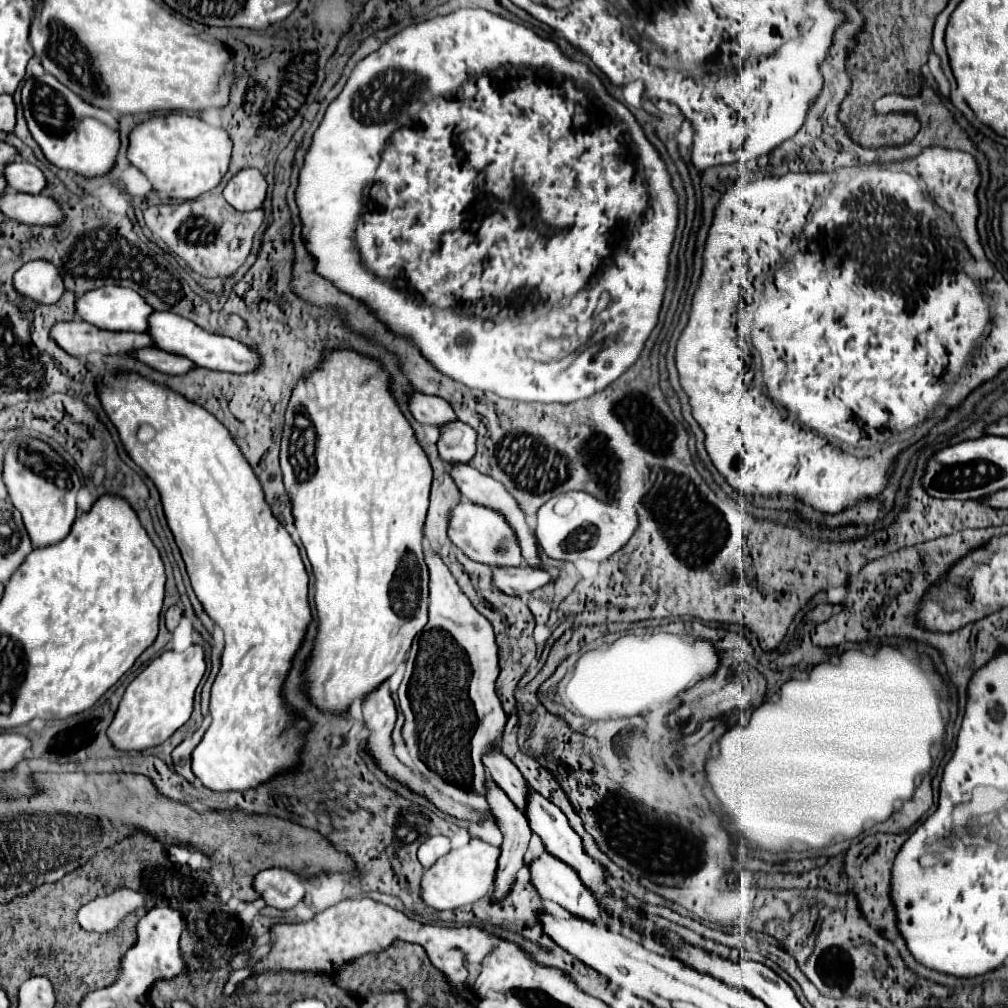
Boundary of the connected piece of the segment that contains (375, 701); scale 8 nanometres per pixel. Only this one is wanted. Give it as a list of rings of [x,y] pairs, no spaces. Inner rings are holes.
[[[385,683],[385,685],[381,685],[381,689],[377,689],[377,693],[369,695],[369,697],[363,701],[363,721],[365,721],[365,729],[369,731],[367,745],[365,745],[365,753],[367,753],[369,757],[373,757],[373,759],[375,759],[377,767],[379,767],[379,769],[389,777],[389,779],[393,779],[395,783],[399,783],[399,785],[407,787],[409,791],[413,791],[413,793],[421,795],[423,799],[427,799],[433,807],[437,807],[437,809],[439,809],[441,813],[445,813],[445,815],[451,815],[451,817],[461,819],[461,821],[467,821],[467,823],[473,823],[473,821],[479,821],[479,823],[481,823],[481,821],[493,819],[489,811],[471,809],[469,805],[459,803],[459,801],[455,801],[455,799],[451,799],[451,797],[443,795],[443,793],[441,793],[437,787],[433,787],[427,779],[423,779],[421,775],[417,775],[413,769],[409,769],[407,765],[403,765],[403,763],[395,757],[395,753],[393,753],[393,741],[391,741],[391,731],[393,731],[393,727],[395,727],[395,719],[397,719],[395,703],[393,703],[393,699],[391,699],[389,685]]]

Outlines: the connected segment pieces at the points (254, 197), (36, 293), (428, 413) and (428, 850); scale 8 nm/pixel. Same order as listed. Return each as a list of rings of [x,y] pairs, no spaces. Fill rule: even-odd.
[[[241,169],[231,177],[231,181],[223,189],[223,197],[229,205],[233,205],[239,211],[259,209],[265,199],[267,183],[259,169]]]
[[[29,261],[15,273],[13,279],[19,293],[25,293],[27,297],[33,297],[33,301],[47,305],[59,301],[65,291],[57,267],[49,261]]]
[[[413,391],[409,395],[409,411],[419,423],[429,423],[437,427],[443,423],[455,421],[455,413],[447,401],[419,391]]]
[[[437,835],[437,837],[429,837],[429,839],[419,847],[417,857],[419,857],[421,865],[427,869],[427,867],[431,867],[439,857],[443,857],[445,853],[449,853],[449,849],[451,849],[449,839],[443,837],[443,835]]]

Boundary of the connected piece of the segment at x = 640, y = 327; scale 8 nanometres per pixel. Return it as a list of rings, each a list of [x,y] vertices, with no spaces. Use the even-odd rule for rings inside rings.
[[[471,7],[471,9],[455,9],[455,11],[451,11],[451,13],[449,13],[449,15],[439,15],[439,17],[433,17],[433,19],[427,19],[427,21],[419,21],[419,23],[413,23],[413,25],[409,25],[409,27],[405,27],[405,29],[403,29],[403,31],[399,31],[399,33],[395,33],[395,35],[393,35],[393,37],[389,37],[389,39],[387,39],[387,41],[385,41],[385,43],[383,43],[383,45],[381,45],[381,47],[379,47],[379,49],[377,49],[377,51],[373,51],[373,53],[371,53],[371,55],[367,55],[367,57],[365,57],[365,59],[363,59],[363,61],[359,61],[359,63],[357,63],[357,65],[355,65],[355,69],[353,69],[353,71],[351,71],[351,75],[349,75],[349,79],[347,79],[347,83],[345,83],[345,87],[343,87],[343,91],[341,91],[341,93],[339,93],[339,95],[337,95],[337,99],[333,99],[333,101],[331,101],[331,103],[329,103],[329,107],[327,107],[327,111],[325,111],[325,117],[323,117],[323,121],[321,121],[321,125],[319,125],[319,127],[317,127],[317,131],[315,131],[315,133],[313,133],[313,141],[311,141],[311,145],[309,145],[309,149],[307,149],[307,153],[305,153],[305,159],[303,159],[303,167],[301,167],[301,171],[299,171],[299,181],[297,181],[297,189],[295,189],[295,201],[297,201],[297,207],[299,207],[299,219],[301,219],[301,241],[303,241],[303,245],[305,245],[305,249],[307,249],[307,251],[309,251],[309,255],[311,255],[311,257],[313,257],[313,259],[315,259],[315,273],[317,273],[317,275],[319,275],[319,277],[323,277],[323,279],[325,279],[325,281],[329,281],[329,283],[333,283],[333,285],[335,285],[335,287],[337,287],[337,289],[339,289],[339,291],[341,291],[341,293],[347,293],[347,295],[351,295],[351,297],[353,297],[353,299],[357,299],[357,301],[361,301],[361,303],[363,303],[363,305],[365,305],[365,307],[367,307],[367,309],[369,309],[369,311],[373,311],[373,315],[375,315],[375,319],[377,319],[377,321],[381,321],[381,323],[383,323],[383,325],[387,325],[387,327],[389,327],[389,331],[391,331],[391,333],[395,333],[395,335],[397,335],[397,337],[403,337],[403,339],[407,339],[407,341],[409,341],[409,343],[413,343],[413,345],[415,345],[415,347],[417,347],[417,349],[419,349],[419,351],[421,351],[421,355],[423,355],[423,357],[425,357],[425,359],[427,359],[427,361],[429,361],[429,363],[431,363],[431,365],[433,365],[433,367],[435,367],[435,369],[437,369],[437,371],[439,371],[439,373],[443,373],[443,375],[447,375],[447,377],[451,377],[451,379],[455,379],[455,381],[459,381],[459,383],[463,383],[463,385],[467,385],[467,387],[471,387],[471,389],[481,389],[481,391],[493,391],[493,393],[497,393],[497,395],[499,395],[499,397],[505,397],[505,399],[515,399],[515,401],[527,401],[527,403],[561,403],[561,405],[569,405],[569,403],[575,403],[575,401],[579,401],[579,399],[587,399],[587,397],[591,397],[591,395],[593,395],[593,393],[597,393],[597,391],[603,391],[603,389],[605,389],[605,387],[607,387],[607,385],[611,385],[611,383],[613,383],[613,381],[615,381],[615,379],[619,379],[619,377],[621,377],[621,375],[623,375],[623,373],[625,373],[625,371],[627,371],[627,369],[629,369],[629,367],[631,367],[631,365],[633,365],[633,363],[635,363],[635,361],[637,361],[637,359],[639,359],[639,357],[641,357],[641,351],[643,351],[643,347],[645,347],[645,341],[647,341],[647,339],[649,339],[649,335],[651,335],[651,331],[653,331],[653,329],[655,329],[655,325],[657,325],[657,321],[659,321],[659,311],[661,311],[661,305],[663,305],[663,297],[665,297],[665,289],[667,289],[667,271],[669,271],[669,253],[671,253],[671,247],[673,247],[673,241],[675,241],[675,231],[677,231],[677,225],[679,225],[679,203],[677,203],[677,201],[679,201],[679,195],[677,195],[677,191],[675,191],[675,189],[673,189],[673,183],[671,183],[671,175],[669,175],[669,171],[667,171],[667,167],[665,167],[665,161],[663,161],[663,159],[661,159],[661,155],[659,155],[659,151],[657,151],[657,149],[655,149],[655,147],[653,147],[653,145],[651,145],[651,143],[649,143],[649,139],[647,139],[647,137],[645,137],[645,133],[643,133],[643,129],[641,129],[641,125],[639,125],[639,123],[637,123],[637,119],[635,119],[635,115],[633,115],[633,113],[631,113],[631,111],[629,111],[629,109],[627,109],[627,107],[625,107],[625,105],[623,105],[623,103],[621,103],[621,101],[617,101],[617,99],[615,99],[615,97],[611,97],[611,95],[605,95],[605,105],[603,105],[603,107],[605,107],[605,109],[609,109],[609,111],[611,111],[611,113],[615,113],[615,115],[617,115],[617,117],[619,117],[619,119],[621,119],[621,121],[623,121],[623,123],[625,123],[625,127],[627,127],[627,131],[629,131],[629,135],[631,135],[631,139],[633,139],[633,143],[635,143],[635,145],[637,145],[637,153],[639,153],[639,159],[641,159],[641,165],[643,165],[643,169],[645,169],[645,175],[647,175],[647,181],[645,181],[645,175],[639,175],[639,173],[637,173],[637,165],[635,165],[635,163],[631,163],[631,161],[633,161],[633,159],[627,159],[627,157],[625,157],[625,151],[623,151],[623,145],[621,145],[621,143],[617,143],[617,141],[607,141],[607,139],[595,139],[595,137],[599,137],[599,135],[595,135],[595,133],[589,133],[589,131],[587,131],[587,105],[589,105],[589,103],[591,103],[591,101],[589,101],[589,97],[587,97],[587,95],[585,95],[585,93],[583,93],[583,89],[581,89],[581,85],[579,85],[579,83],[577,83],[577,81],[573,81],[573,79],[569,79],[569,77],[573,77],[573,79],[577,79],[577,81],[585,81],[585,83],[589,83],[589,87],[591,87],[591,91],[593,91],[593,101],[595,101],[595,103],[599,103],[599,105],[601,105],[601,95],[605,95],[605,91],[607,91],[607,89],[605,89],[605,85],[603,85],[603,81],[601,81],[601,79],[599,79],[599,77],[597,77],[597,75],[595,75],[595,73],[591,73],[591,69],[589,69],[589,67],[587,67],[587,65],[585,65],[585,63],[581,63],[581,61],[573,61],[573,59],[571,59],[571,57],[567,57],[567,55],[565,55],[565,53],[563,53],[563,51],[561,51],[561,47],[559,47],[559,45],[557,45],[557,43],[555,43],[555,41],[549,41],[549,39],[543,39],[543,37],[539,37],[539,35],[537,35],[537,33],[535,33],[535,31],[531,31],[531,29],[527,29],[527,27],[525,27],[525,25],[519,25],[519,23],[513,23],[513,21],[509,21],[509,19],[505,19],[505,17],[501,17],[501,15],[497,15],[497,13],[493,13],[493,11],[489,11],[489,9],[479,9],[479,7]],[[493,65],[503,65],[503,67],[499,67],[499,77],[495,77],[495,75],[481,75],[481,76],[480,76],[480,77],[469,77],[469,75],[473,75],[473,73],[489,73],[489,69],[493,69]],[[515,65],[533,65],[533,67],[545,67],[545,69],[531,69],[531,67],[515,67]],[[371,183],[373,183],[373,187],[371,187],[371,191],[369,191],[369,197],[367,197],[367,199],[365,199],[365,201],[363,201],[363,207],[361,207],[361,191],[363,191],[363,187],[365,187],[365,185],[371,185]],[[617,223],[629,223],[629,225],[631,225],[631,227],[635,227],[635,228],[634,228],[634,230],[633,230],[633,232],[632,232],[632,231],[630,231],[630,233],[629,233],[629,236],[628,236],[628,237],[627,237],[627,238],[626,238],[626,240],[625,240],[625,241],[624,241],[624,242],[622,242],[622,241],[621,241],[621,245],[620,245],[620,228],[619,228],[619,227],[617,227]],[[397,271],[401,271],[401,277],[403,277],[403,281],[405,281],[405,287],[401,287],[401,289],[405,289],[405,293],[409,293],[409,295],[413,295],[413,297],[417,297],[417,299],[421,299],[421,301],[423,301],[423,299],[425,299],[425,303],[427,303],[427,305],[425,305],[425,303],[421,303],[421,301],[413,301],[413,303],[411,303],[411,297],[405,297],[405,293],[401,293],[401,291],[397,291],[397,289],[393,289],[393,287],[391,287],[391,285],[397,285],[397,277],[399,277],[399,273],[397,273]],[[459,273],[463,273],[463,275],[461,275],[461,281],[469,281],[469,297],[461,297],[461,293],[463,293],[463,291],[461,291],[461,289],[455,289],[455,287],[459,287],[459,285],[457,285],[457,283],[455,283],[455,277],[457,277],[457,275],[459,275]],[[451,301],[457,301],[457,305],[461,305],[461,310],[460,310],[460,312],[459,312],[459,309],[455,309],[455,308],[453,308],[453,307],[450,307],[450,308],[448,308],[448,309],[447,309],[447,307],[449,307],[449,305],[451,305]],[[501,309],[506,309],[506,311],[505,311],[505,312],[506,312],[506,313],[505,313],[505,321],[503,321],[503,323],[493,323],[493,321],[477,321],[477,319],[470,319],[470,317],[471,317],[471,315],[470,315],[470,314],[467,314],[467,313],[477,313],[477,315],[481,315],[481,317],[485,317],[485,319],[495,319],[495,317],[497,317],[497,313],[499,313],[499,311],[501,311]],[[541,317],[547,317],[547,321],[551,321],[551,331],[577,331],[577,333],[575,333],[575,335],[579,335],[579,337],[581,337],[581,345],[585,345],[585,349],[583,349],[583,351],[579,351],[579,347],[581,347],[581,345],[579,345],[579,343],[577,343],[577,351],[571,351],[571,353],[565,353],[565,351],[563,351],[563,349],[561,349],[561,353],[559,353],[559,355],[557,355],[557,353],[551,353],[551,355],[549,355],[549,353],[547,353],[547,337],[545,337],[545,339],[541,339],[541,335],[537,335],[537,333],[539,333],[539,331],[537,331],[537,327],[541,327],[541,323],[537,323],[537,321],[539,321],[539,319],[541,319]]]

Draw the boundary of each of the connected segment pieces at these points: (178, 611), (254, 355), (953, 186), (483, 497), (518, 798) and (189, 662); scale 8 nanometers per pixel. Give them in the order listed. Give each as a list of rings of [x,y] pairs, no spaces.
[[[171,605],[171,607],[167,609],[167,613],[165,613],[165,625],[167,625],[169,631],[173,631],[173,629],[179,625],[181,615],[183,615],[183,609],[181,609],[179,605]]]
[[[155,311],[153,317],[149,317],[149,335],[153,337],[155,345],[163,351],[169,353],[177,353],[177,355],[185,355],[187,359],[195,361],[199,367],[207,367],[213,371],[225,371],[225,373],[235,373],[235,375],[247,375],[259,369],[261,365],[261,355],[257,349],[225,337],[225,335],[217,335],[217,333],[209,333],[205,329],[201,329],[199,325],[195,325],[193,321],[175,315],[175,313],[159,313]]]
[[[925,149],[917,157],[917,169],[921,169],[921,181],[925,181],[925,193],[940,205],[945,217],[949,217],[959,229],[961,240],[976,260],[983,259],[983,248],[976,229],[977,221],[977,163],[969,153],[949,149]]]
[[[447,463],[447,467],[449,467],[449,475],[453,477],[457,489],[469,501],[477,501],[479,505],[489,505],[493,509],[501,509],[501,513],[505,513],[505,517],[509,517],[509,525],[513,525],[513,529],[517,533],[523,557],[529,561],[531,567],[537,567],[539,559],[537,559],[533,531],[529,531],[517,501],[513,501],[513,497],[509,497],[505,487],[499,481],[493,481],[491,477],[479,473],[471,465]]]
[[[495,749],[485,755],[485,767],[487,767],[491,779],[511,799],[511,803],[521,813],[525,813],[527,801],[529,801],[529,785],[525,785],[525,779],[521,777],[521,773],[517,773],[513,763],[499,749]]]
[[[191,645],[189,649],[181,653],[165,651],[159,657],[155,657],[125,689],[125,695],[119,703],[115,719],[107,729],[107,737],[111,739],[113,747],[117,751],[145,751],[167,741],[183,723],[189,721],[191,711],[193,711],[193,695],[203,673],[205,673],[205,659],[203,659],[203,649],[199,645]]]

